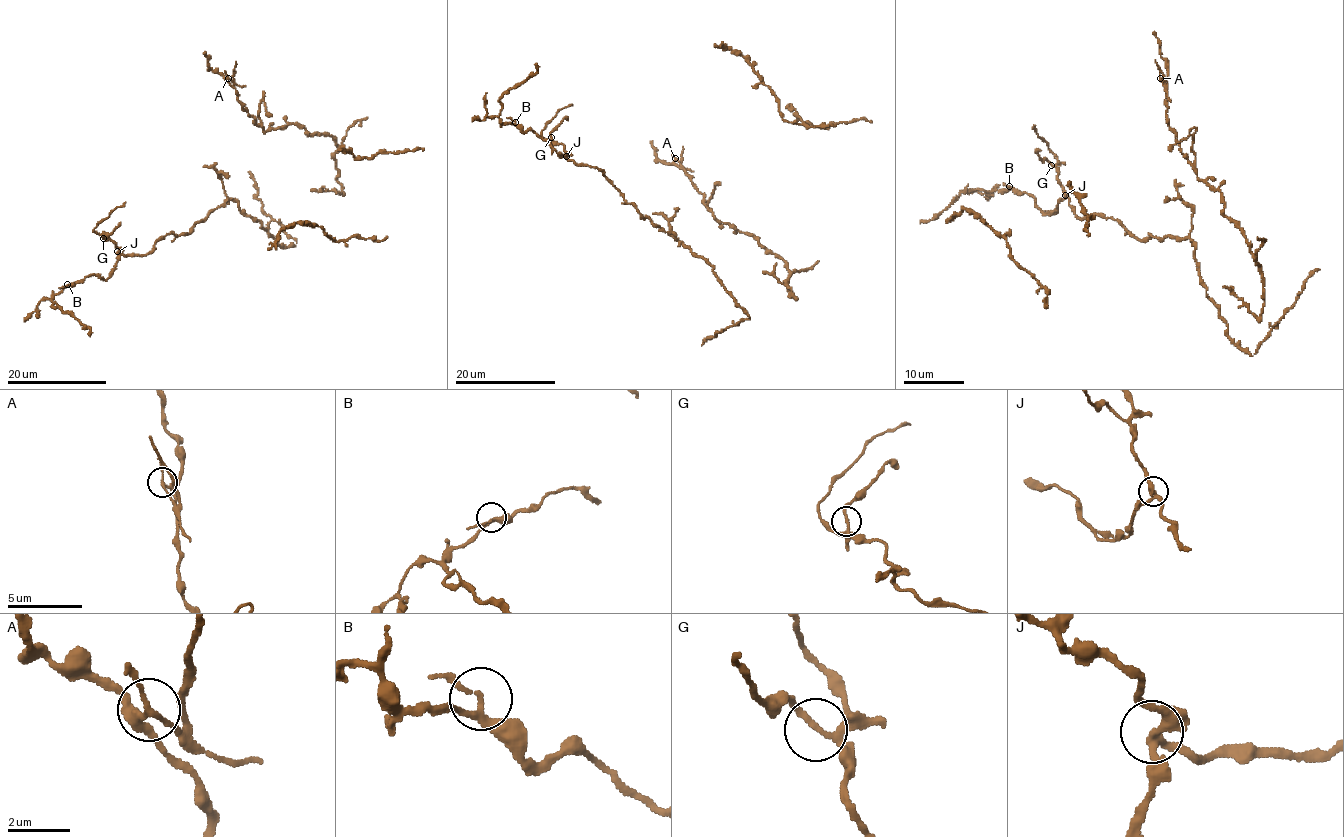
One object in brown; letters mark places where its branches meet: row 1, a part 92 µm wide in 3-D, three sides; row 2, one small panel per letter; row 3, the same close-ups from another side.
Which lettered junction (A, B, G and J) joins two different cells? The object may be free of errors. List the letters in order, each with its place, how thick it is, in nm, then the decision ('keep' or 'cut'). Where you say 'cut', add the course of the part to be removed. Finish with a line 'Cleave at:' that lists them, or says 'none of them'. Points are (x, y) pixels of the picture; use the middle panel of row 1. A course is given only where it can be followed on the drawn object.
A: place (675, 158); calibre 150 nm; cut; course (676, 158), (681, 164), (683, 146)
B: place (515, 122); calibre 160 nm; keep
G: place (551, 137); calibre 150 nm; keep
J: place (566, 156); calibre 240 nm; keep
Cleave at: A

